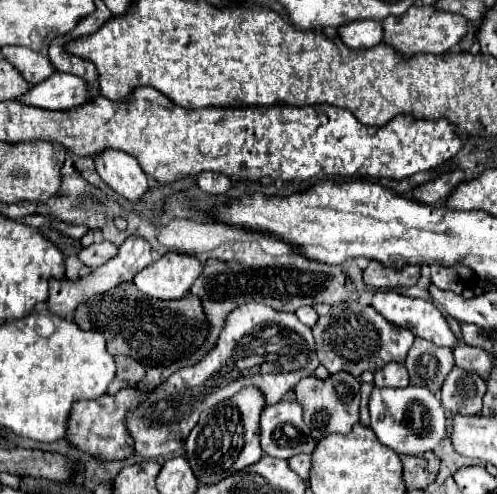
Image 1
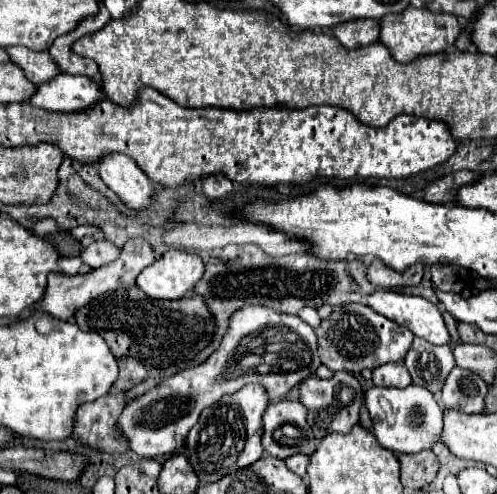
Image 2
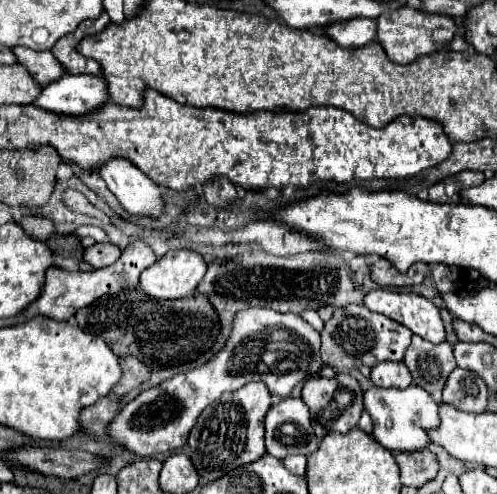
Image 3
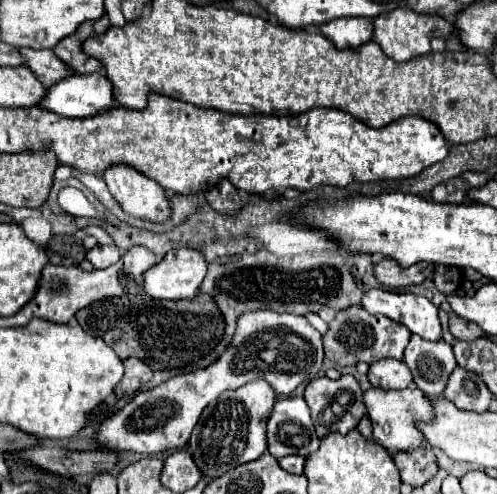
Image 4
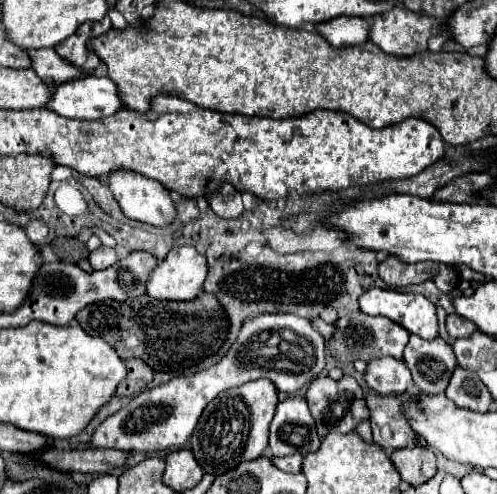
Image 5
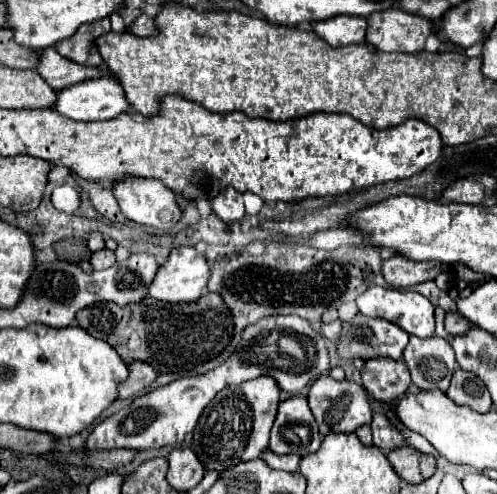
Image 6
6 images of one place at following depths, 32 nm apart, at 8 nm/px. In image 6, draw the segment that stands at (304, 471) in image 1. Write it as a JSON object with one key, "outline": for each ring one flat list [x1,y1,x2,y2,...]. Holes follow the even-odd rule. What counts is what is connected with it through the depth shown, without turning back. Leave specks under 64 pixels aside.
{"outline":[[266,450,262,454,262,460,270,468,274,468,274,470,286,470,286,472,296,472,298,466,300,466,300,456,292,456,292,454,288,454,288,456,276,456,270,450]]}

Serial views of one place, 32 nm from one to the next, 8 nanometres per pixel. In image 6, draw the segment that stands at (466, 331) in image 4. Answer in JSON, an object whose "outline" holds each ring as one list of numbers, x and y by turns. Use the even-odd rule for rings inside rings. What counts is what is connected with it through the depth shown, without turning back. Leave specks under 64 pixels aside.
{"outline":[[446,312,446,318,444,318,444,328,450,336,460,336,464,334,472,324,458,312]]}

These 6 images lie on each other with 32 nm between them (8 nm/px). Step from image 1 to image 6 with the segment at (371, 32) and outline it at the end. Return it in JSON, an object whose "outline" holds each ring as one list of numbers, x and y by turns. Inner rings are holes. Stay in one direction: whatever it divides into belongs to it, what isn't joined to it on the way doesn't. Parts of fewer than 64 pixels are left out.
{"outline":[[336,16,332,20,320,20,312,24,312,32,330,46,344,46,364,42,366,26,366,18,362,16]]}

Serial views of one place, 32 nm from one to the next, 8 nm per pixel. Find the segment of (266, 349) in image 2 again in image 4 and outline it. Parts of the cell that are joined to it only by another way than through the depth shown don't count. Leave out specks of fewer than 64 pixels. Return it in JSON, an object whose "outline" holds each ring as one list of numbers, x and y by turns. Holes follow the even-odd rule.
{"outline":[[272,310,246,312,238,320,238,328,236,328,236,334,234,334,234,340,232,340,228,352,224,352,224,356,220,356,220,360,216,360,216,364,202,368,200,372,188,372,184,376,174,376,152,390,144,390,144,392,136,394,122,410,114,412,100,424,100,428,96,432,96,440,98,440,98,444,102,444,106,448,117,451,134,451,143,455,148,454,148,456,166,452,166,450,174,450,174,448,184,448,202,410,212,400,216,400,216,396,220,396,220,392,234,390,246,382,264,378,264,380,268,380,268,384,272,384,272,388,276,390,278,396,288,396,300,384,308,384,310,380,314,380,322,372,322,364,324,364,322,334,316,328,312,328,304,316,278,314]]}

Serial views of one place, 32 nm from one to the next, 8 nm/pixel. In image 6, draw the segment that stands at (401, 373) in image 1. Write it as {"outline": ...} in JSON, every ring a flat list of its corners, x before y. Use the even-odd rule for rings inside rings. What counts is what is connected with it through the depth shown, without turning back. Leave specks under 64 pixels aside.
{"outline":[[370,358,360,370,362,386,376,400,392,402,410,388,410,372,402,360]]}

